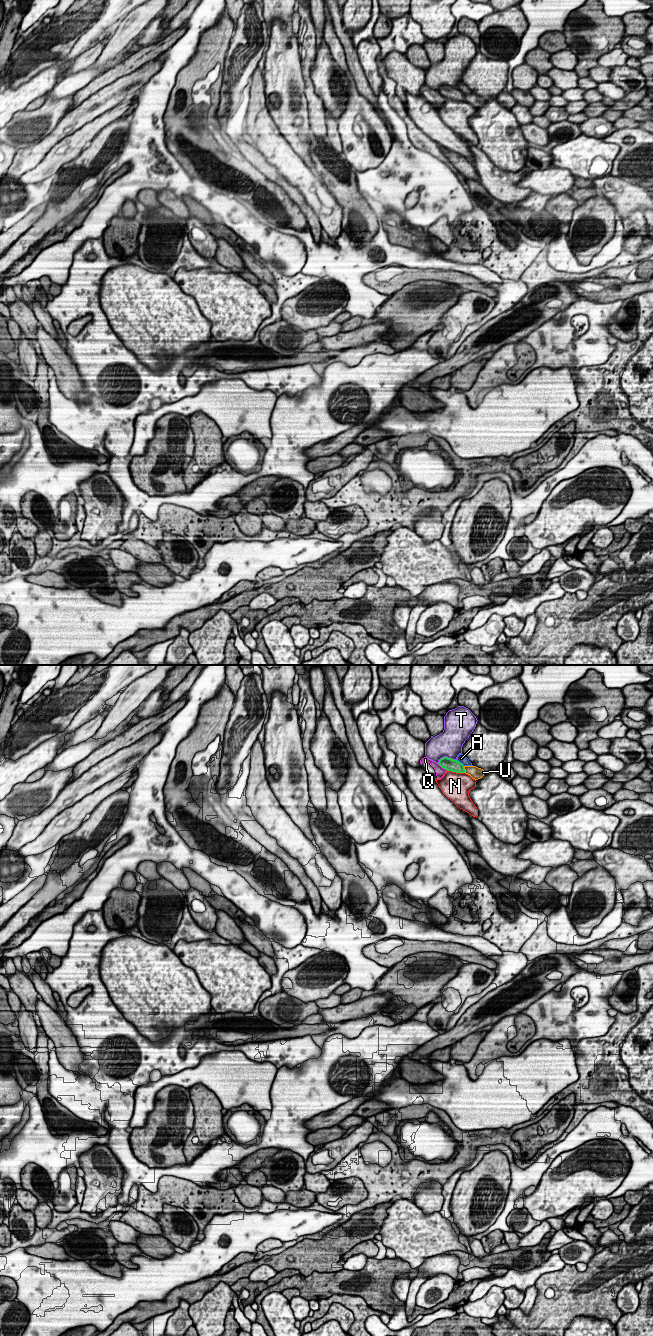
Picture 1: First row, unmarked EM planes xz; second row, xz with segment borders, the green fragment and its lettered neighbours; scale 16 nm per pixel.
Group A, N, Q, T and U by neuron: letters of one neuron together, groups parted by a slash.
A / N / Q / T / U

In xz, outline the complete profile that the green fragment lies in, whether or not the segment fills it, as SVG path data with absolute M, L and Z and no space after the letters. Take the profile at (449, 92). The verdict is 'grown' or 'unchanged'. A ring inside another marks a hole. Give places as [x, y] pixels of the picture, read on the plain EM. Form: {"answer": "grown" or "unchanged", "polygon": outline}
{"answer": "unchanged", "polygon": "M443 85L439 88L438 92L447 99L465 101L464 93L457 88L453 88L448 85Z"}

